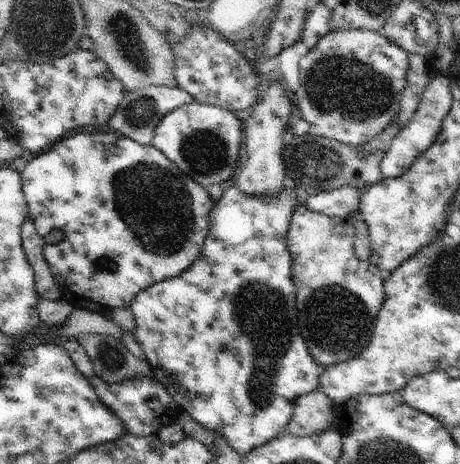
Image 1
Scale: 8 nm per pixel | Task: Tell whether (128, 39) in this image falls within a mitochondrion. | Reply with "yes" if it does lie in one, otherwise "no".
yes

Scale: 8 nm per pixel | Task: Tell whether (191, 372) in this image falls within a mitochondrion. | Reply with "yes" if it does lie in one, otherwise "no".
no

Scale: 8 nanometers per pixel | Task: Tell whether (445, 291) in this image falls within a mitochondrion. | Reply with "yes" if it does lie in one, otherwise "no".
yes

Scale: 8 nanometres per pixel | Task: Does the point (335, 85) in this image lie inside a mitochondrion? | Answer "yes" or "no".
yes

